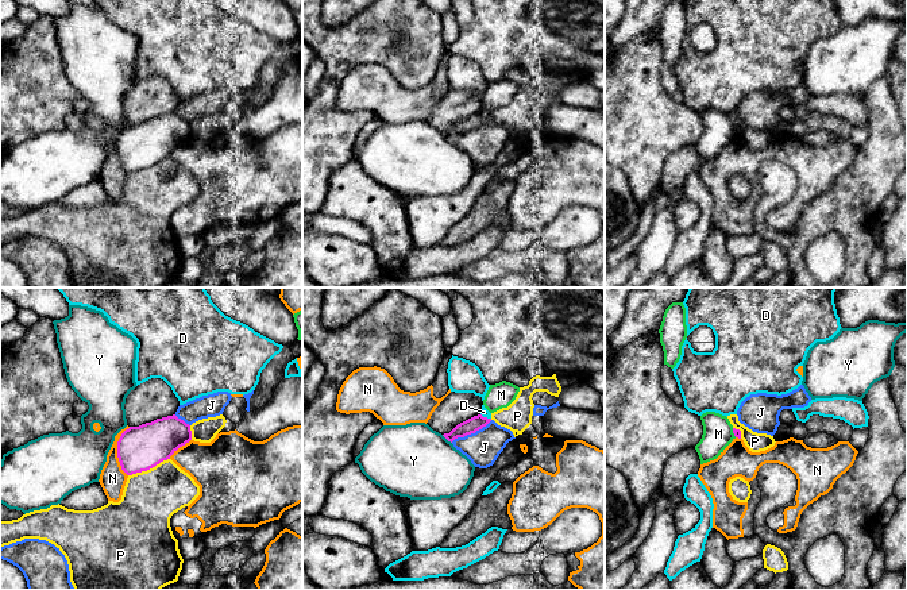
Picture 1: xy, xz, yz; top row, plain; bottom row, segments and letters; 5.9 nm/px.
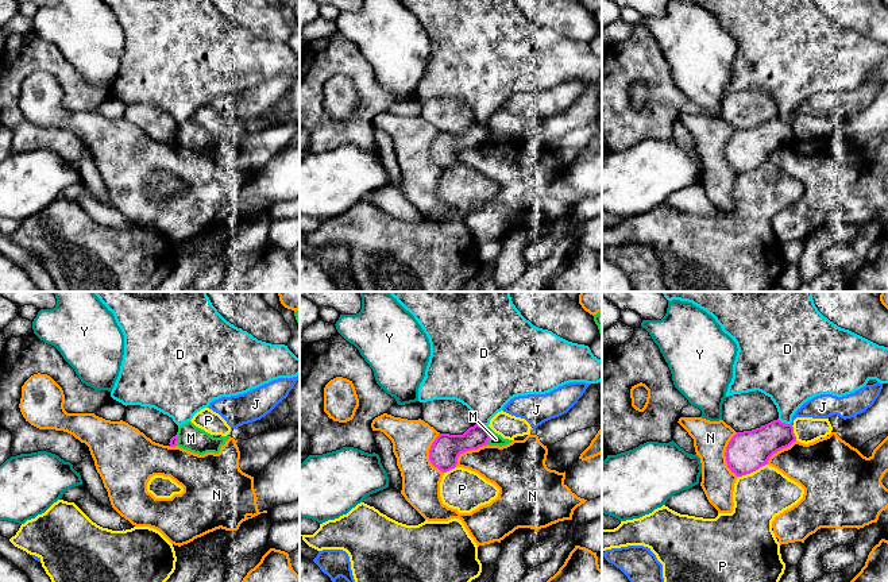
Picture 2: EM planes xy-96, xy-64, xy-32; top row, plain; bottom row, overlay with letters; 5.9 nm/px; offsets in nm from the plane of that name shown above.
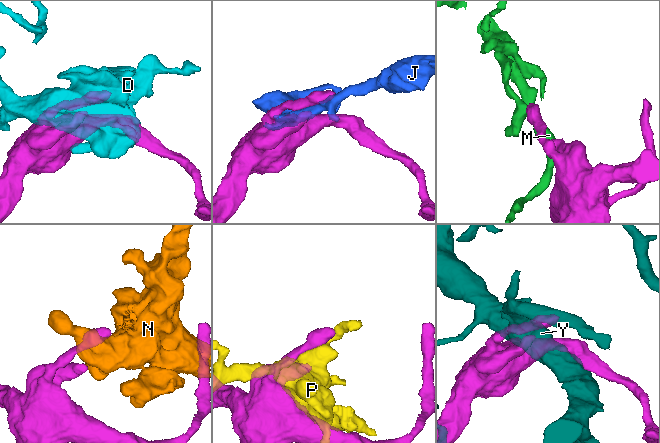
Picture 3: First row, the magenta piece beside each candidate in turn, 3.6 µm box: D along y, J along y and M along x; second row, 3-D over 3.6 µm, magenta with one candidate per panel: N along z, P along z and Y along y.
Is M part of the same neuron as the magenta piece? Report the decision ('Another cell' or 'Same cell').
Another cell

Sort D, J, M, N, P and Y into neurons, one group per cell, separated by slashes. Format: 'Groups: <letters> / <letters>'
Groups: D / J / M / N / P / Y

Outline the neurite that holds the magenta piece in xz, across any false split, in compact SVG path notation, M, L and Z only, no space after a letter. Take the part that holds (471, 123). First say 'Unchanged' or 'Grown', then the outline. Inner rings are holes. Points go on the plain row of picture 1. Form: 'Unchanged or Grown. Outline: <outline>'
Unchanged. Outline: M478 112L458 122L449 131L444 131L443 134L452 140L458 135L464 135L467 132L475 131L476 128L486 124L490 119L491 116Z

